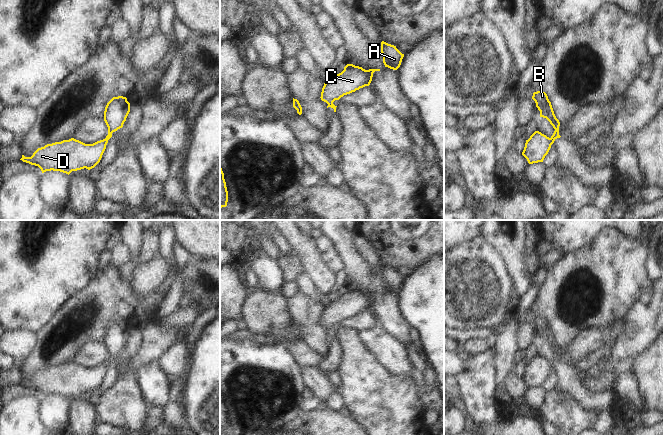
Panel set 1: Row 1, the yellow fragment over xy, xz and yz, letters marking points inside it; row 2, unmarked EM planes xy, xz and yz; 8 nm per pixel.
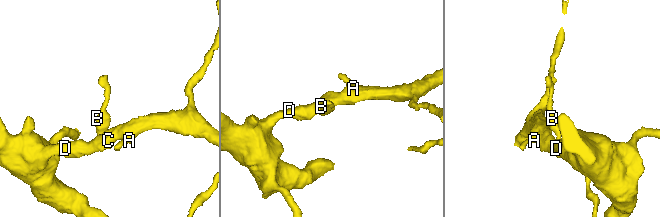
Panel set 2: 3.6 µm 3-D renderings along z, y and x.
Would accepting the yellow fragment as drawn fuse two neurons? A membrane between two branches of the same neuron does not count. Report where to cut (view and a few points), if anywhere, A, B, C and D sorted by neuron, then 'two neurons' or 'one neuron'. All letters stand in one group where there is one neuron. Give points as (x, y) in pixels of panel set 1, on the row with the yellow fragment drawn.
cut in yz along (550, 138), (553, 142); A C D / B; two neurons

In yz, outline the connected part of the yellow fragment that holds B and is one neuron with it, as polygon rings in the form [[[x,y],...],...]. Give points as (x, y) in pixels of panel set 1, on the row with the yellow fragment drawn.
[[[543,91],[534,92],[532,99],[535,101],[536,107],[540,111],[540,117],[546,118],[555,129],[551,136],[551,140],[554,143],[557,138],[561,137],[559,135],[560,122],[554,114],[551,102],[549,101],[547,94]]]

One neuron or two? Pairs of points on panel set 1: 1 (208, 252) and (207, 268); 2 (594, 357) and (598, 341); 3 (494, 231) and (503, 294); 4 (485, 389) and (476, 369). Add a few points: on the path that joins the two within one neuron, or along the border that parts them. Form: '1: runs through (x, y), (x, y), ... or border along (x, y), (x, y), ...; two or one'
1: border along (202, 259), (209, 260); two
2: border along (610, 350), (600, 348), (580, 358), (573, 356); two
3: border along (480, 234), (499, 253), (508, 271); two
4: runs through (480, 384), (479, 374); one

